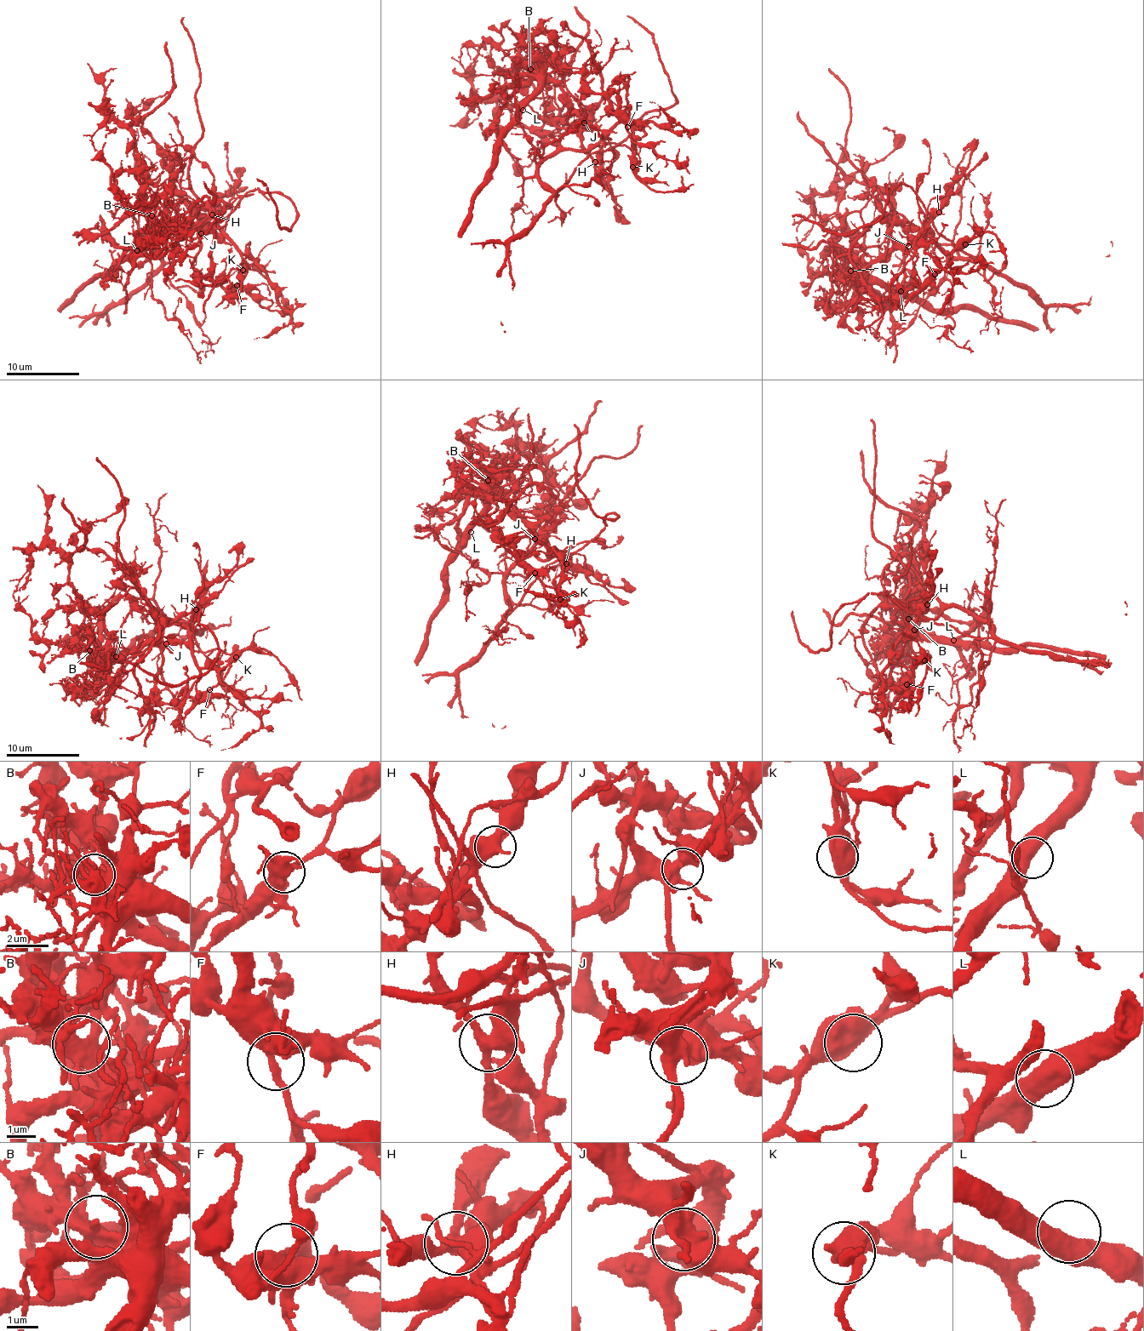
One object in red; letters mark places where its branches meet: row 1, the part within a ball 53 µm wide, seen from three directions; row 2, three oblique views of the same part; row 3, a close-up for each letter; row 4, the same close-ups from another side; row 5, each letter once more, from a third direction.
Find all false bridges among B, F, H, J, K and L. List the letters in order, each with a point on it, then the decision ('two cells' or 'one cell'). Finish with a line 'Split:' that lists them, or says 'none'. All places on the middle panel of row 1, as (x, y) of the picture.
B: at (530, 69); two cells
F: at (627, 127); one cell
H: at (595, 162); two cells
J: at (584, 122); one cell
K: at (632, 167); two cells
L: at (523, 110); one cell
Split: B, H, K

